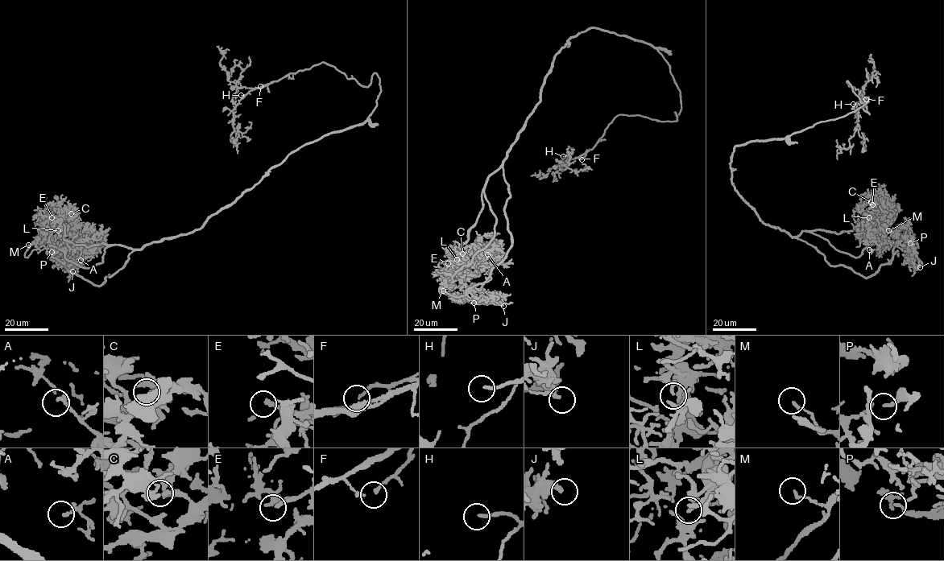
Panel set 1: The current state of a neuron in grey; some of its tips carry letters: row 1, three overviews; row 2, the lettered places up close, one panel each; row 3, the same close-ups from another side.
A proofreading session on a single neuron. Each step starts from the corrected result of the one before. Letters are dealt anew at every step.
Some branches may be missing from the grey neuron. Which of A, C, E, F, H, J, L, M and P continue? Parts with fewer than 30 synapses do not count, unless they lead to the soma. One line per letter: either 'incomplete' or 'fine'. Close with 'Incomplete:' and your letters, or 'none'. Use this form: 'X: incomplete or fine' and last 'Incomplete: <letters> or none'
A: fine
C: fine
E: incomplete
F: incomplete
H: incomplete
J: fine
L: fine
M: fine
P: fine
Incomplete: E, F, H

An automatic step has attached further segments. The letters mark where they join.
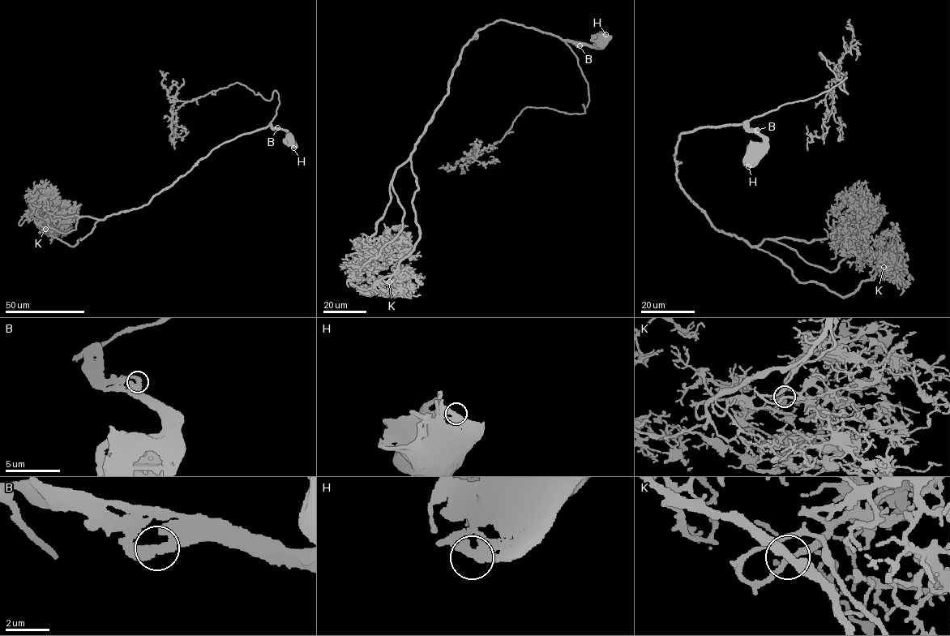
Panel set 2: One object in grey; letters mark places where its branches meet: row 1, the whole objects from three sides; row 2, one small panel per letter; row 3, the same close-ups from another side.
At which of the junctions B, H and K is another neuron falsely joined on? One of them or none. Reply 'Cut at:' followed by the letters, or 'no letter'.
Cut at: no letter

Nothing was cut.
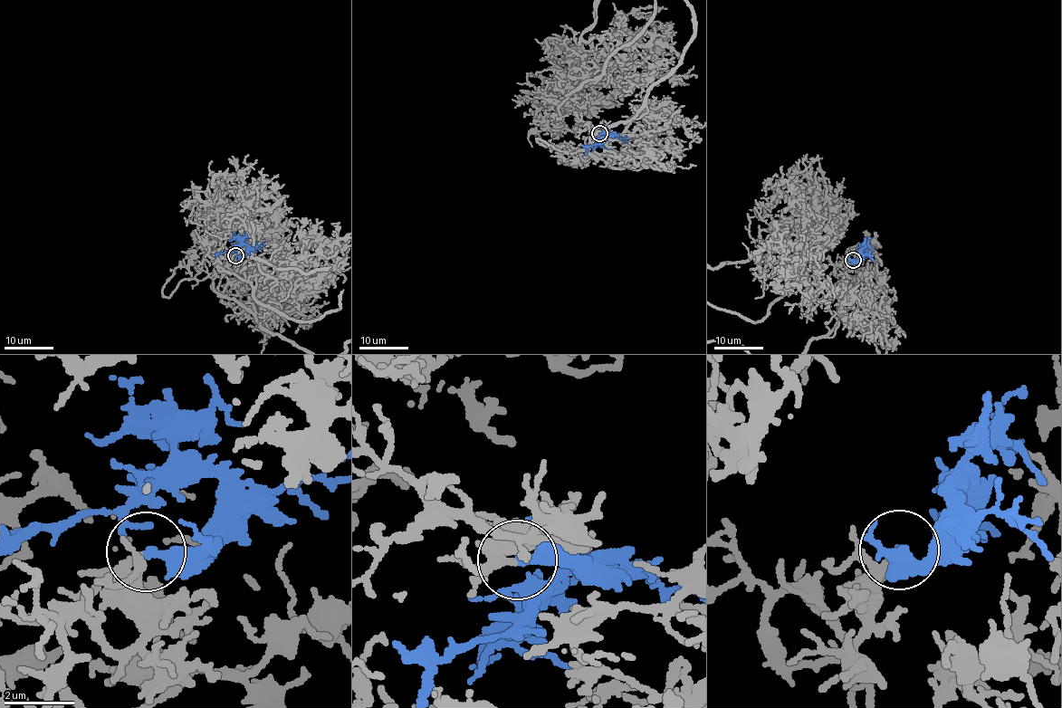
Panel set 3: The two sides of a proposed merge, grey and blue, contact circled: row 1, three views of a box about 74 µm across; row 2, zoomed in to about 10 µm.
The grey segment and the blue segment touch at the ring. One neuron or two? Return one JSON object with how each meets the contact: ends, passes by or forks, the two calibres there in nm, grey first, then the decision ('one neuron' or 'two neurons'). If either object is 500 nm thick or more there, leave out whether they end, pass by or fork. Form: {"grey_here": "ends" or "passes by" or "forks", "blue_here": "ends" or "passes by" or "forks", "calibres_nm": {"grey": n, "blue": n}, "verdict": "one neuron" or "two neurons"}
{"grey_here": "passes by", "blue_here": "ends", "calibres_nm": {"grey": 170, "blue": 360}, "verdict": "one neuron"}

